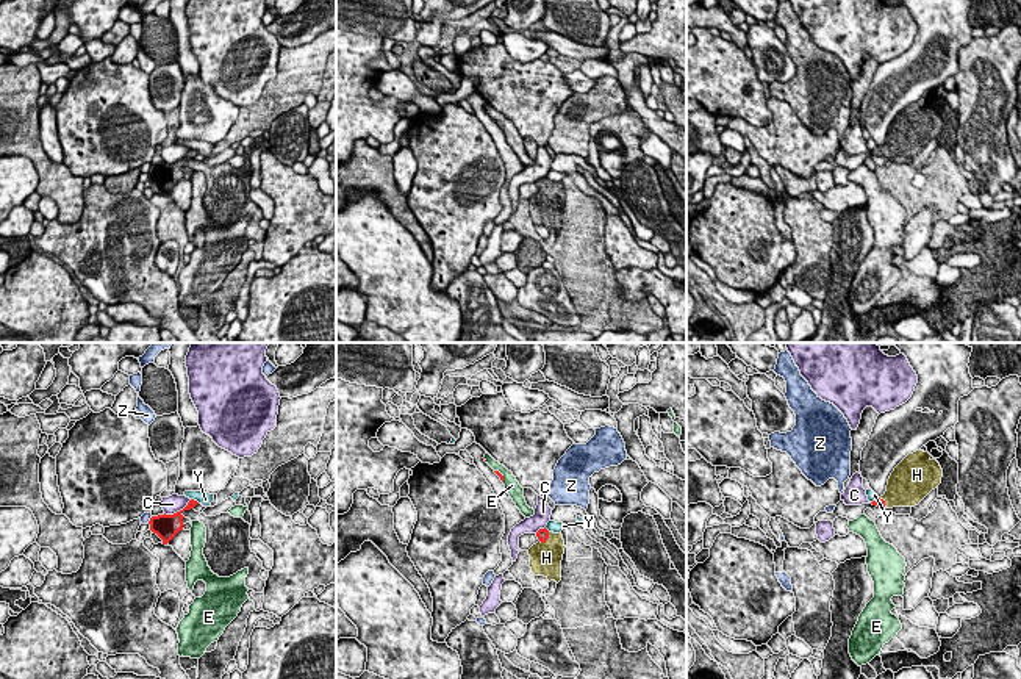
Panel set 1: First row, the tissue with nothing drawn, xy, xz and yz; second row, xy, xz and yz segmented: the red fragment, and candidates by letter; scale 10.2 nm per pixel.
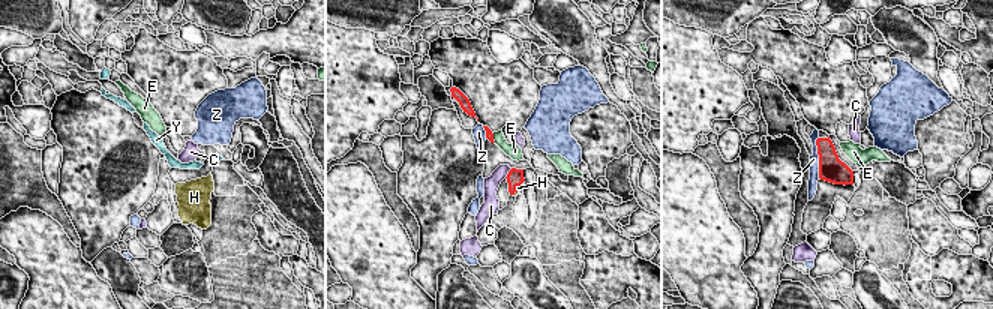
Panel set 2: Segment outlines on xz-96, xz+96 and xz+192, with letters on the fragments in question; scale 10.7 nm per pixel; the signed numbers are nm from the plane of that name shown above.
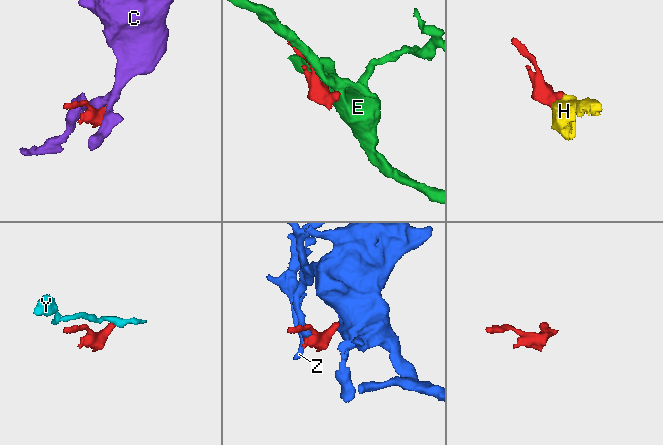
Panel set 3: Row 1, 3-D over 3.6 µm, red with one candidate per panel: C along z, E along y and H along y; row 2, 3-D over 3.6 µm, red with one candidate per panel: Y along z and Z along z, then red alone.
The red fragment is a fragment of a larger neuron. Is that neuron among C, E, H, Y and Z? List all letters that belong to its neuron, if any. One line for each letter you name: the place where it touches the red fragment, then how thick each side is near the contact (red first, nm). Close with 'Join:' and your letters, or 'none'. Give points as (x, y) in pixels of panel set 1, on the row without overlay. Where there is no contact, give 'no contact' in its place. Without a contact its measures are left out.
H: meets red in xz at (548, 186); 130 nm thick on the red side, 320 nm on the other
Join: H

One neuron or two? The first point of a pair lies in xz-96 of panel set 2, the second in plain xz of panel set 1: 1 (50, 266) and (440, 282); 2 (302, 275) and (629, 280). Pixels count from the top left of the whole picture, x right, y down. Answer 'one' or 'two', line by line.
1: two
2: one

